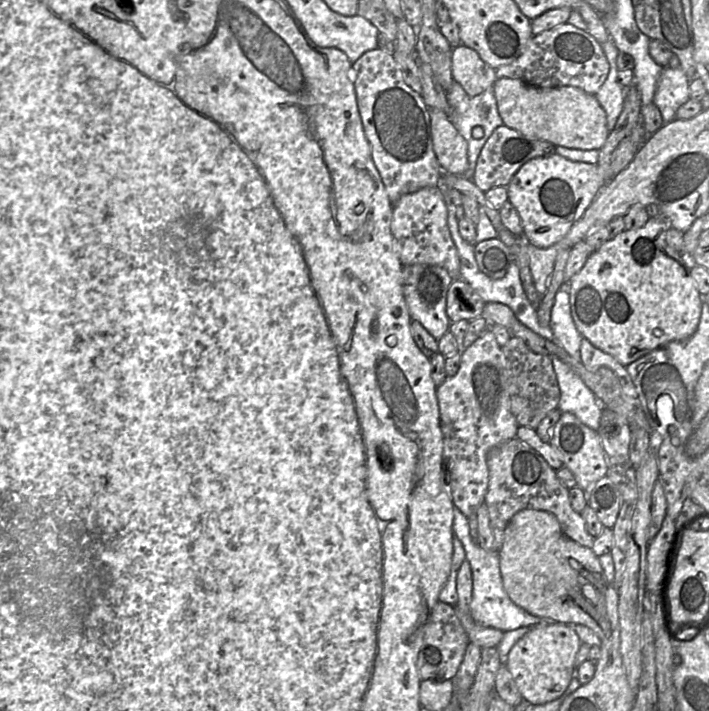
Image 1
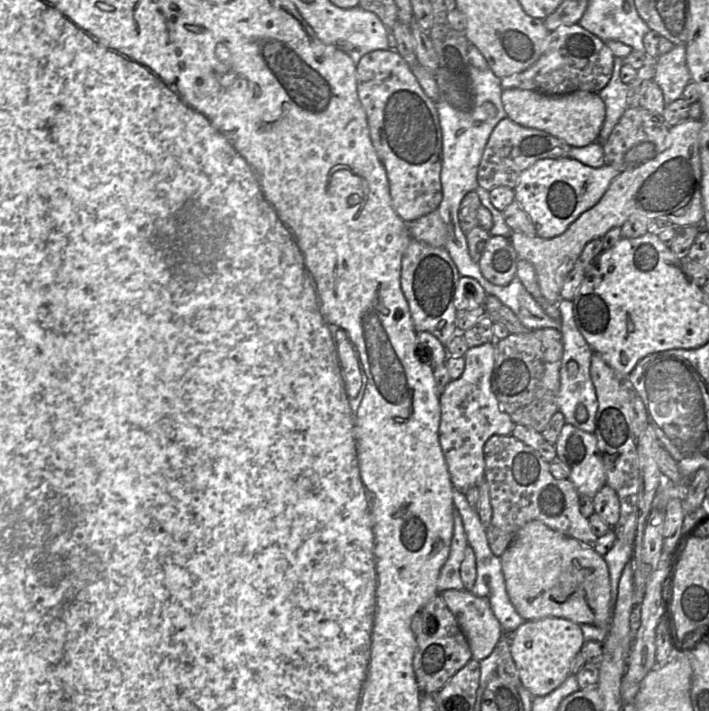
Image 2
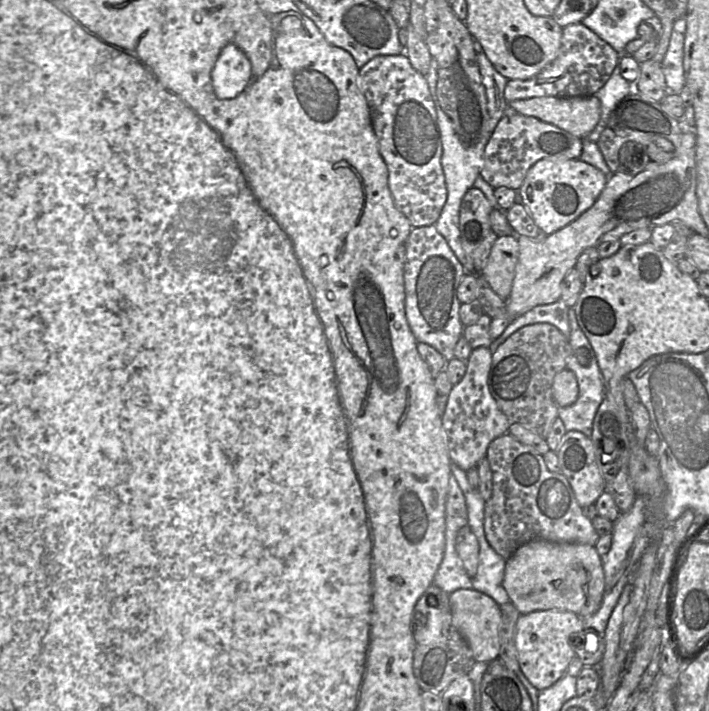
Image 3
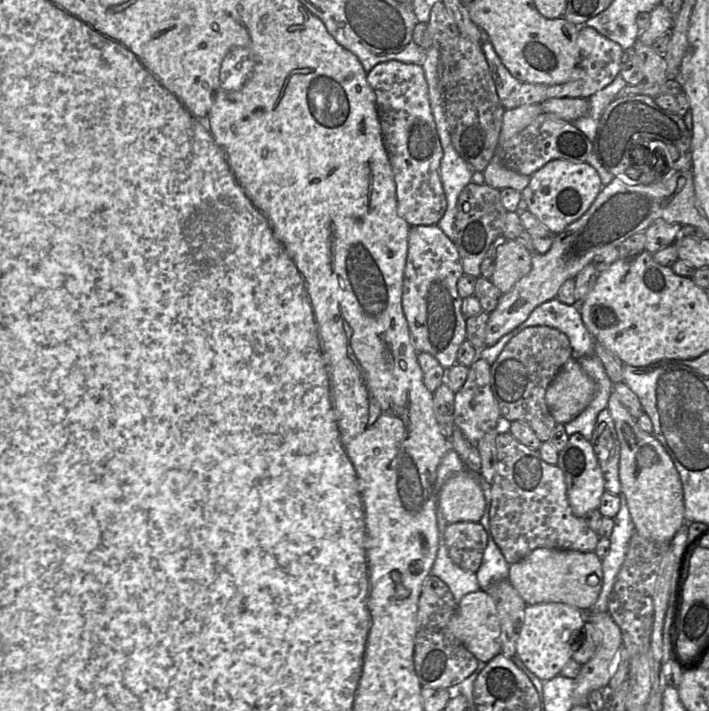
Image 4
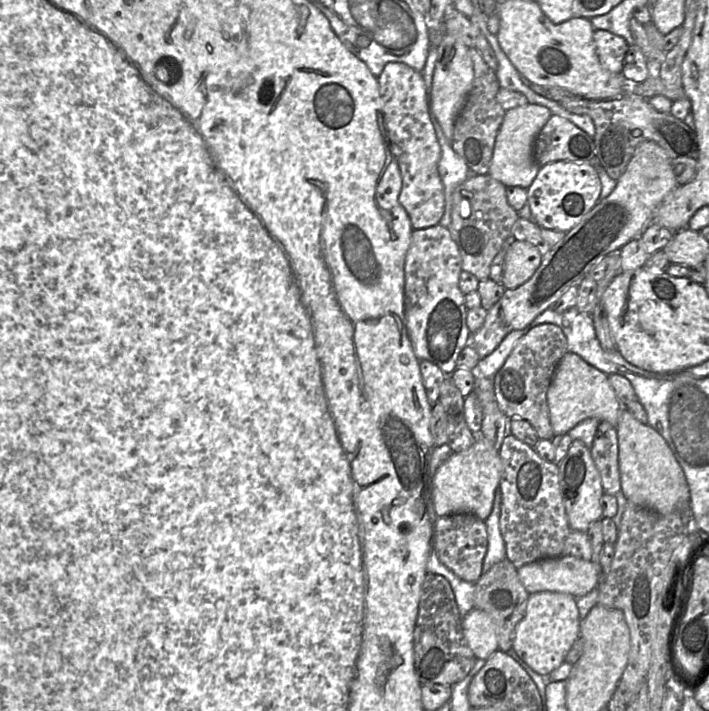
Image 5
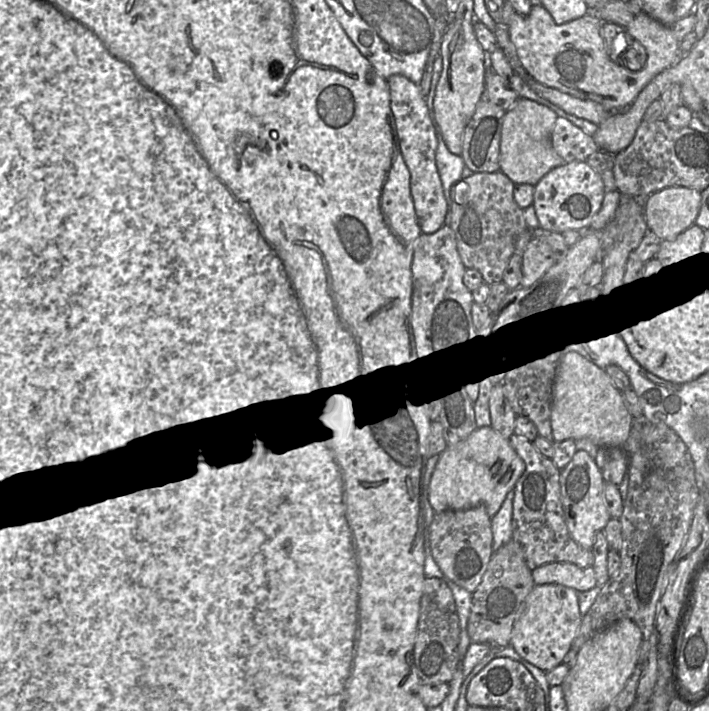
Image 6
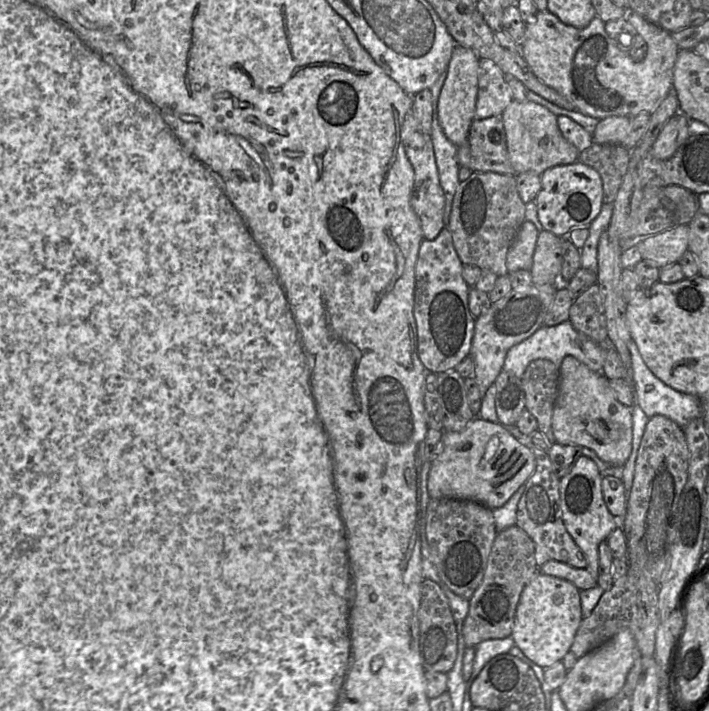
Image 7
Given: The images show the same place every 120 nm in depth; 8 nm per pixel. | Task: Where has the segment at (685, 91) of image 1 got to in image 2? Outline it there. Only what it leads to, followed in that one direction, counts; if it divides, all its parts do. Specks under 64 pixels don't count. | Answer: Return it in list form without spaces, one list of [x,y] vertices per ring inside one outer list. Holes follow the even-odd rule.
[[[685,44],[674,45],[669,52],[661,54],[657,58],[653,81],[662,90],[665,106],[682,97],[685,86],[692,81],[686,63]]]

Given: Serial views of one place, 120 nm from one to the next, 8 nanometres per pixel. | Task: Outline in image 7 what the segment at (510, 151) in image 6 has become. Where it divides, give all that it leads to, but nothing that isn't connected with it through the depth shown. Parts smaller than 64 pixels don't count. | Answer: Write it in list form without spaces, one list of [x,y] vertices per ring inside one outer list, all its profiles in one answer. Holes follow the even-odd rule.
[[[514,100],[502,113],[509,161],[516,174],[532,171],[541,175],[548,168],[572,164],[580,152],[562,135],[557,116],[535,102]]]

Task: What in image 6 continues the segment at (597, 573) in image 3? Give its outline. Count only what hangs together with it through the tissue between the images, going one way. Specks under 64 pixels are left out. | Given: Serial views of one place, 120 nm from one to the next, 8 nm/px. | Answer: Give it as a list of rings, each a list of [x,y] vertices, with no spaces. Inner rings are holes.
[[[552,562],[532,570],[535,585],[560,584],[584,592],[597,585],[593,567],[579,567],[569,562]]]

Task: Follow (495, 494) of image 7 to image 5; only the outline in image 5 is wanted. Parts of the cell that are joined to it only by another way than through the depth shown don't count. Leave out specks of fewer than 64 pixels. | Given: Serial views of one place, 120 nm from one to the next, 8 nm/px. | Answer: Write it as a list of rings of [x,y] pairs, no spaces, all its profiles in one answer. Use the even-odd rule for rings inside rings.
[[[476,436],[475,443],[467,450],[452,453],[437,469],[431,479],[431,510],[436,517],[471,513],[485,521],[491,514],[495,492],[503,471],[499,450]]]

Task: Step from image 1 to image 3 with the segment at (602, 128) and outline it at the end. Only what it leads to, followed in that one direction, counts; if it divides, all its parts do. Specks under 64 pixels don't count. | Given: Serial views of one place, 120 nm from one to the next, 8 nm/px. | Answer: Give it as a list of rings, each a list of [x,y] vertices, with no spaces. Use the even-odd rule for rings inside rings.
[[[595,95],[576,97],[533,97],[508,103],[517,113],[553,124],[586,139],[597,125],[601,103]]]

